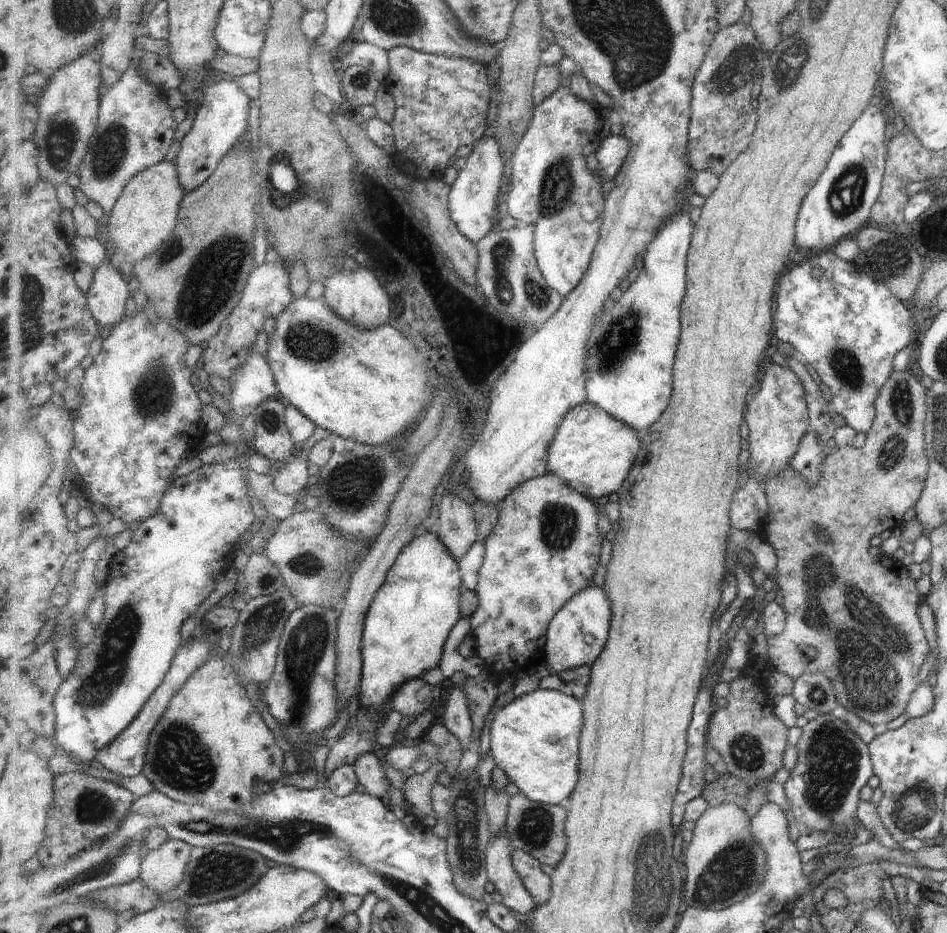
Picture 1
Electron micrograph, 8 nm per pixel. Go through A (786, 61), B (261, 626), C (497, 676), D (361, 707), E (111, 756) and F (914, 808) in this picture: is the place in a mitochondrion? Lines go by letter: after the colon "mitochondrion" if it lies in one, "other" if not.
A: mitochondrion
B: mitochondrion
C: other
D: other
E: other
F: mitochondrion

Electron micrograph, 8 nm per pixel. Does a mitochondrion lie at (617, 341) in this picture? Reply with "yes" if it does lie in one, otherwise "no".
yes

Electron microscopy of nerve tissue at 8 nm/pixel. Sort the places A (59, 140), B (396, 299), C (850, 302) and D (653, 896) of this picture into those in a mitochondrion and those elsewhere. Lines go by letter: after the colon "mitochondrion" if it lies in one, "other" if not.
A: mitochondrion
B: other
C: other
D: mitochondrion

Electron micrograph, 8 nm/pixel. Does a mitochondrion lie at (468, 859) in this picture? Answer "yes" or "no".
yes

